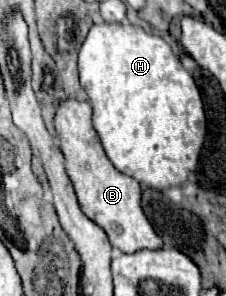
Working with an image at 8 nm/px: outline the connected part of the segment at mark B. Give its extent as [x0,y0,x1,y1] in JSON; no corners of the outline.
[55,99,163,253]

